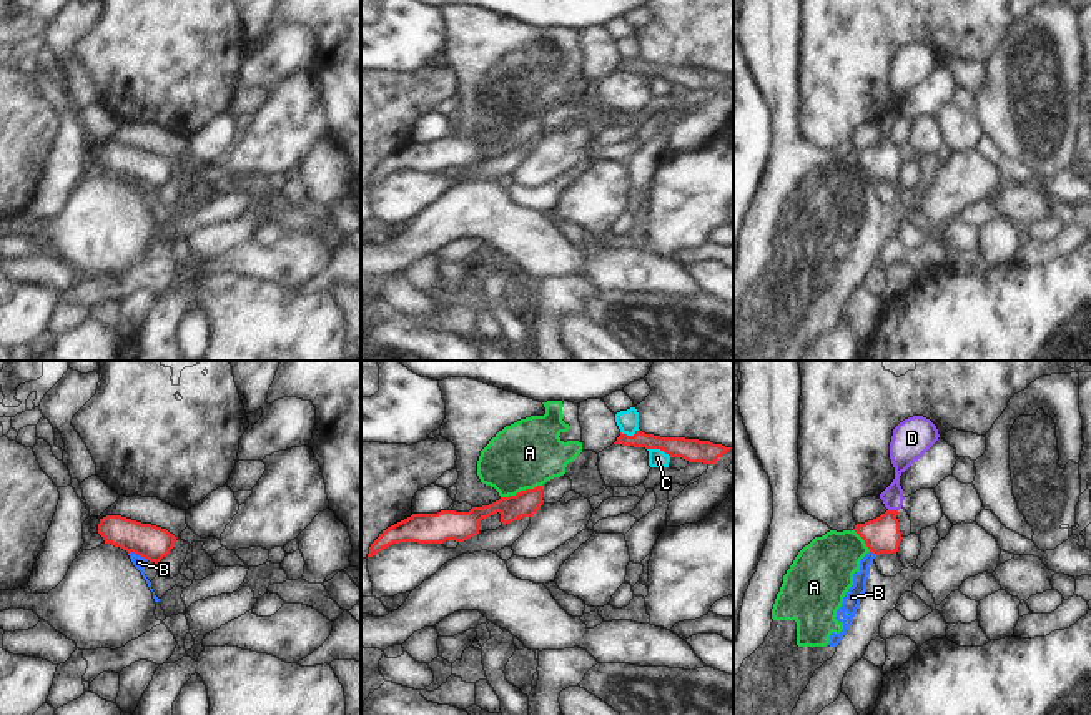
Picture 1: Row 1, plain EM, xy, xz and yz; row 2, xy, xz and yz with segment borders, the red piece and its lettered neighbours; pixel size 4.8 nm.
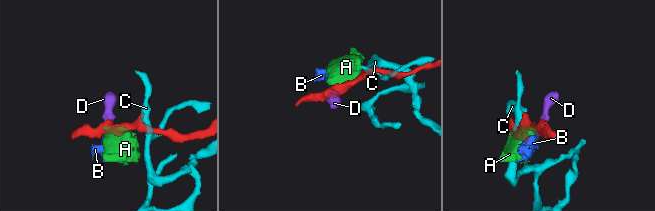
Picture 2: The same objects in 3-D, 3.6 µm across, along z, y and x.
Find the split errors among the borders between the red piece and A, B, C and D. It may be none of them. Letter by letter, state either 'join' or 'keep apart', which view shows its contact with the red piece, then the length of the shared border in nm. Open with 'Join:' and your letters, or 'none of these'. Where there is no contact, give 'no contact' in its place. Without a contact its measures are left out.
Join: D
A: keep apart; contact in xz; length 220 nm
B: keep apart; contact in xy; length 100 nm
C: keep apart; contact in xz; length 130 nm
D: join; contact in yz; length 50 nm

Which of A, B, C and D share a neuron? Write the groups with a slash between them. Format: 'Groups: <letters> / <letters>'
Groups: A B / C / D.

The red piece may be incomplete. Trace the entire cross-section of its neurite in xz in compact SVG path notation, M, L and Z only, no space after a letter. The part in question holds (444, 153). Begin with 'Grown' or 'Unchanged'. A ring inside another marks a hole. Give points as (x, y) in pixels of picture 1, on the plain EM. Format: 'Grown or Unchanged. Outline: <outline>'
Unchanged. Outline: M537 113L516 123L501 125L489 133L472 135L469 140L412 141L383 158L371 171L368 185L401 170L444 171L446 168L456 168L461 171L479 161L482 146L499 140L501 150L506 153L522 145L532 145L542 131L542 113Z

